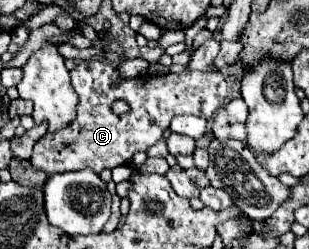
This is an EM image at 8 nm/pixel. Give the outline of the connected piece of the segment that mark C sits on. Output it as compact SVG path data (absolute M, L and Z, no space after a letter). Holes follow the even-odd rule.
M79 61L79 65L71 71L71 81L73 89L79 95L79 105L77 105L77 119L67 125L63 131L57 131L55 135L45 135L41 137L31 155L31 165L33 169L45 171L47 175L51 173L63 173L63 171L79 171L79 169L93 169L95 173L101 173L103 169L113 169L117 165L127 165L131 157L137 151L147 151L153 143L157 143L163 137L163 131L169 127L169 121L175 115L197 115L203 119L211 119L219 105L227 101L227 83L219 71L213 73L203 73L203 71L183 71L179 75L167 73L159 77L135 77L135 79L121 79L119 71L105 63L105 61ZM113 101L125 101L129 105L127 115L115 115L111 105Z

